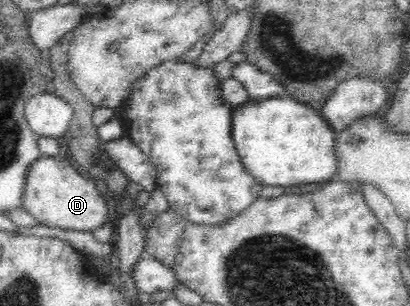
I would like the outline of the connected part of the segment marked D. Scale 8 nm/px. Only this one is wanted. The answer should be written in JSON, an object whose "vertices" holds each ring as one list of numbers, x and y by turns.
{"vertices":[[67,155,57,158,40,156,29,164,25,172,21,206,31,214,37,224,70,231,92,232,107,220,109,212,103,199,103,190,74,166]]}

